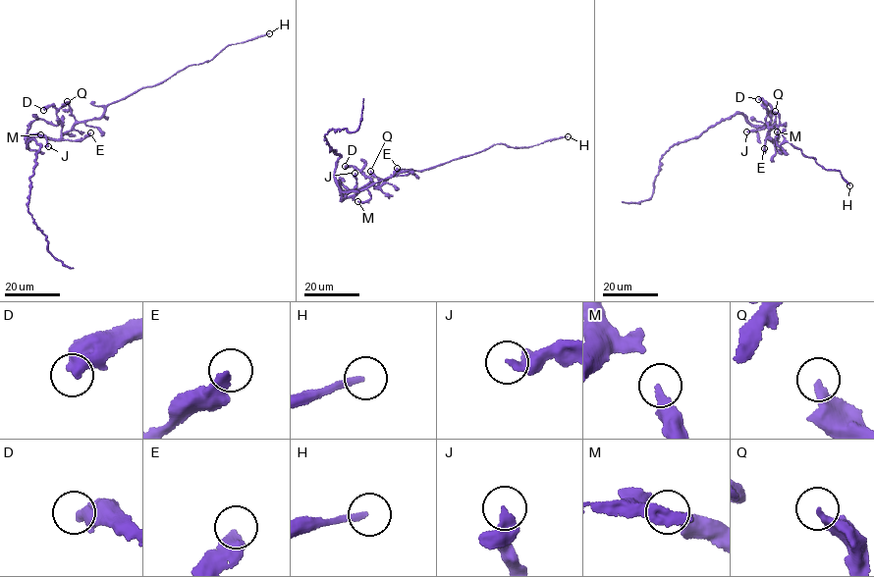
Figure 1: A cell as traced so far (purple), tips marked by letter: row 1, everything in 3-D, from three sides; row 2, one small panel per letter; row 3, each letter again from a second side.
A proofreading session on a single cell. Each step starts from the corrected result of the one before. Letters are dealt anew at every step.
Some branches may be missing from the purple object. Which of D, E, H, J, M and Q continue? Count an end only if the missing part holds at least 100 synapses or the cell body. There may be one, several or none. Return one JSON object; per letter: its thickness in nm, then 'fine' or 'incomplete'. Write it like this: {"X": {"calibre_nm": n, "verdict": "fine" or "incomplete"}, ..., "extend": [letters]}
{"D": {"calibre_nm": 480, "verdict": "fine"}, "E": {"calibre_nm": 340, "verdict": "fine"}, "H": {"calibre_nm": 200, "verdict": "incomplete"}, "J": {"calibre_nm": 360, "verdict": "fine"}, "M": {"calibre_nm": 160, "verdict": "fine"}, "Q": {"calibre_nm": 340, "verdict": "fine"}, "extend": ["H"]}

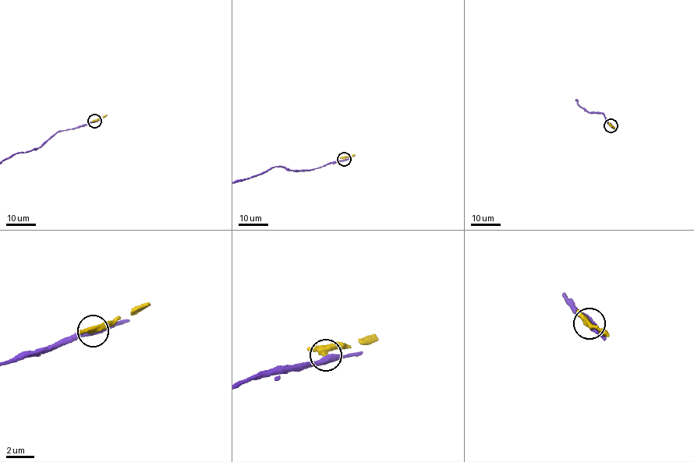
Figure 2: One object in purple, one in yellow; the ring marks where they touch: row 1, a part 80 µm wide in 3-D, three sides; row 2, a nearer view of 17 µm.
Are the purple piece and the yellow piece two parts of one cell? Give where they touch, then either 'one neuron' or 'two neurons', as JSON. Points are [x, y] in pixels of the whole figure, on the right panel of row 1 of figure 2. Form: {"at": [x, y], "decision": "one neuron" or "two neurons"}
{"at": [610, 125], "decision": "two neurons"}

